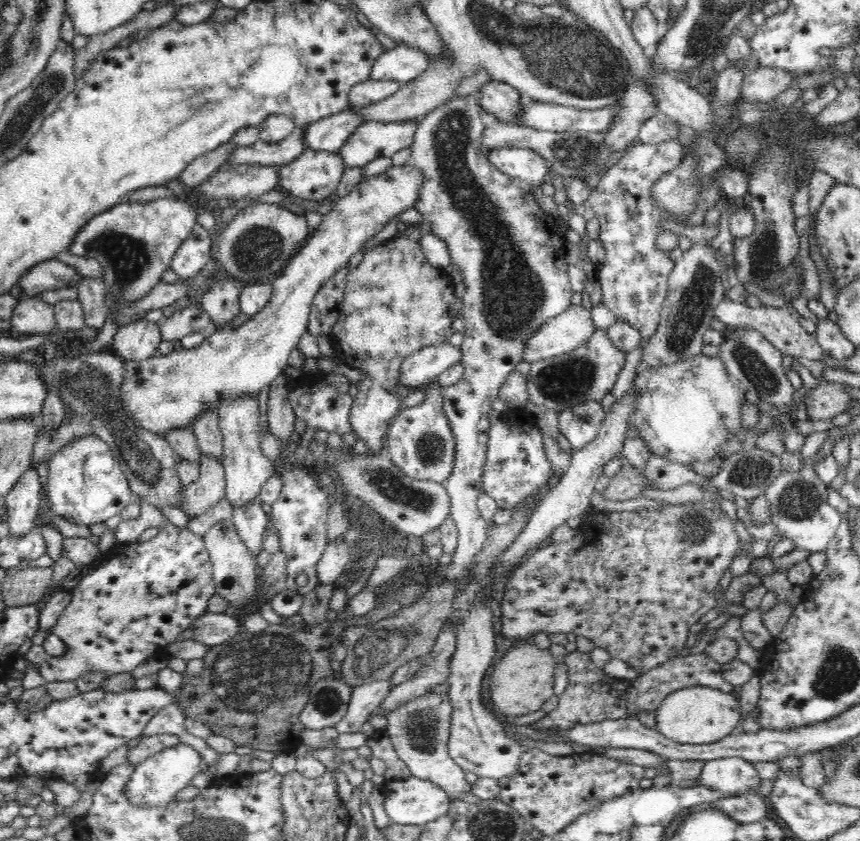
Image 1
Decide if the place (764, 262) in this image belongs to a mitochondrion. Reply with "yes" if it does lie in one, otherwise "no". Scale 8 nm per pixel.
yes

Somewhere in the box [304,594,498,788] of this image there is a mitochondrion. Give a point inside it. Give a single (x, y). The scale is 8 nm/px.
(373, 653)

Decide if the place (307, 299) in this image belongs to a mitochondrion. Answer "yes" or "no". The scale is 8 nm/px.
no

